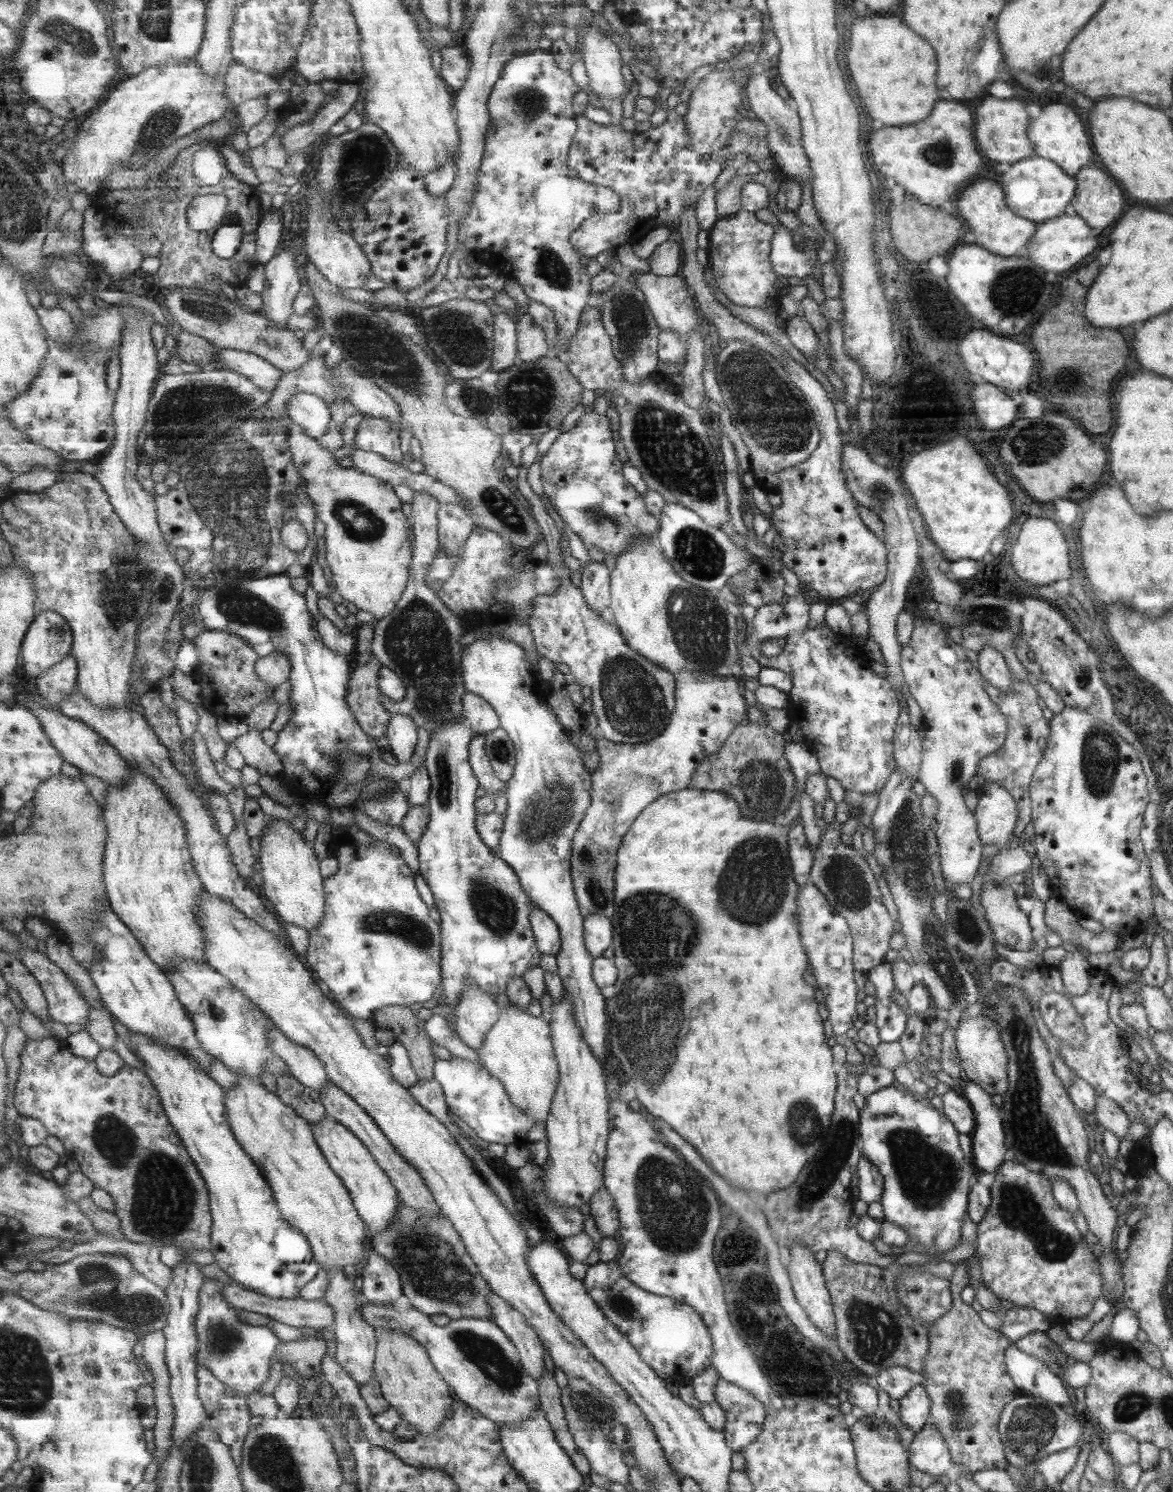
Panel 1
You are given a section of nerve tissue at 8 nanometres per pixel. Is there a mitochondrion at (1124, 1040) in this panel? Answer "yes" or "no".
no

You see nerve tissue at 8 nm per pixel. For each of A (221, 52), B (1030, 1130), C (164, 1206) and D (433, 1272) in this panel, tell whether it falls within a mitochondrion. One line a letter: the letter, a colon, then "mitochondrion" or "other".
A: other
B: mitochondrion
C: mitochondrion
D: mitochondrion

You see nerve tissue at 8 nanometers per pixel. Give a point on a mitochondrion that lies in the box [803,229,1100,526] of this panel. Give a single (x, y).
(1015, 291)

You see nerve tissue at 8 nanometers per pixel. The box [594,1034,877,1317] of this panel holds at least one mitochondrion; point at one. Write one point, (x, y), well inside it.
(674, 1215)

